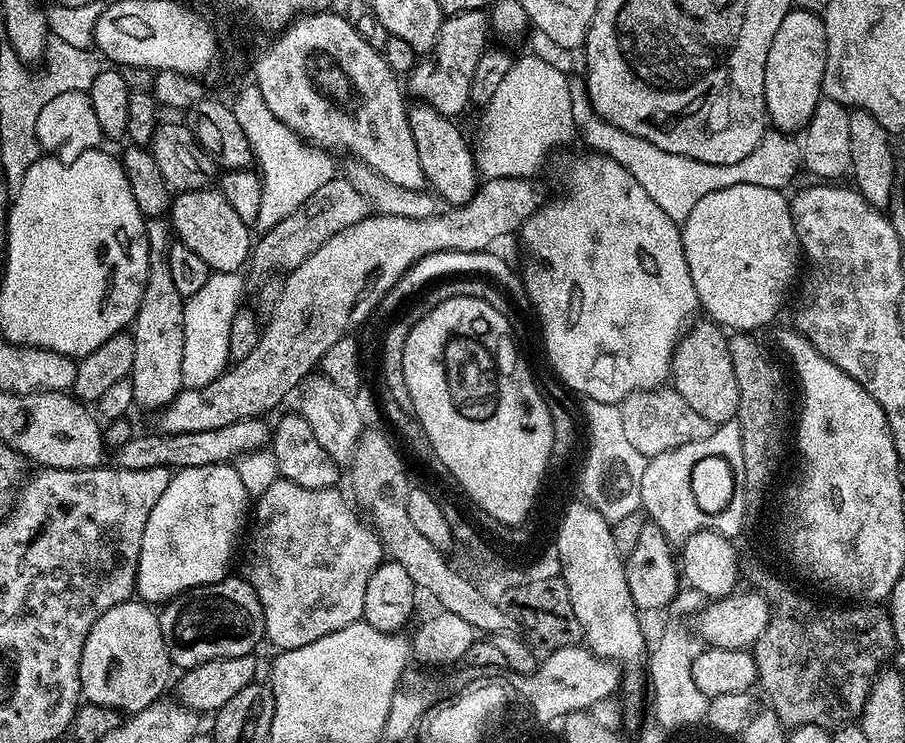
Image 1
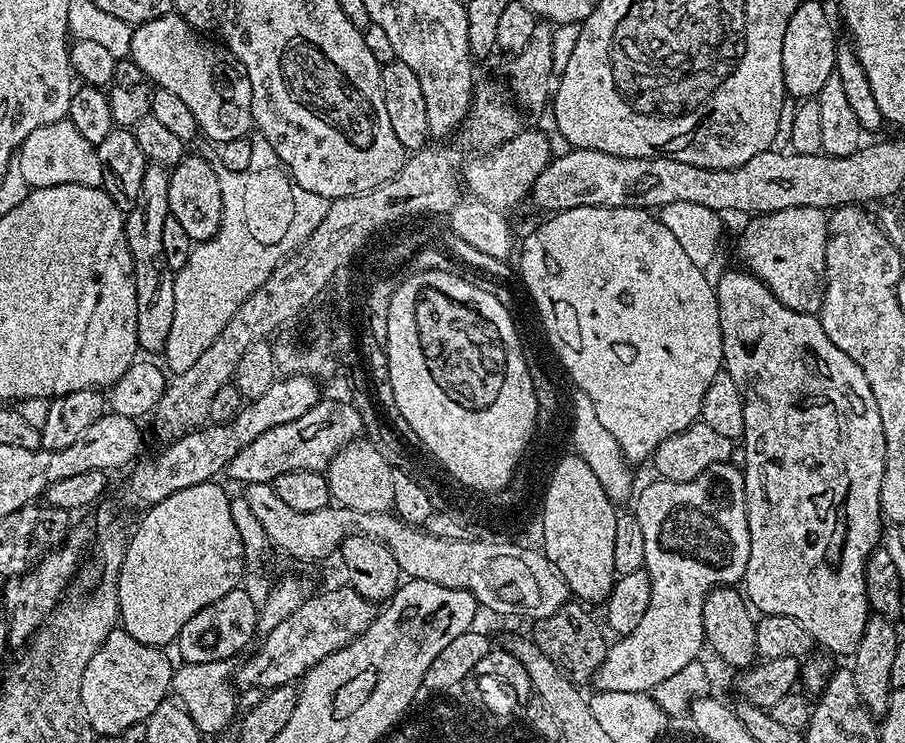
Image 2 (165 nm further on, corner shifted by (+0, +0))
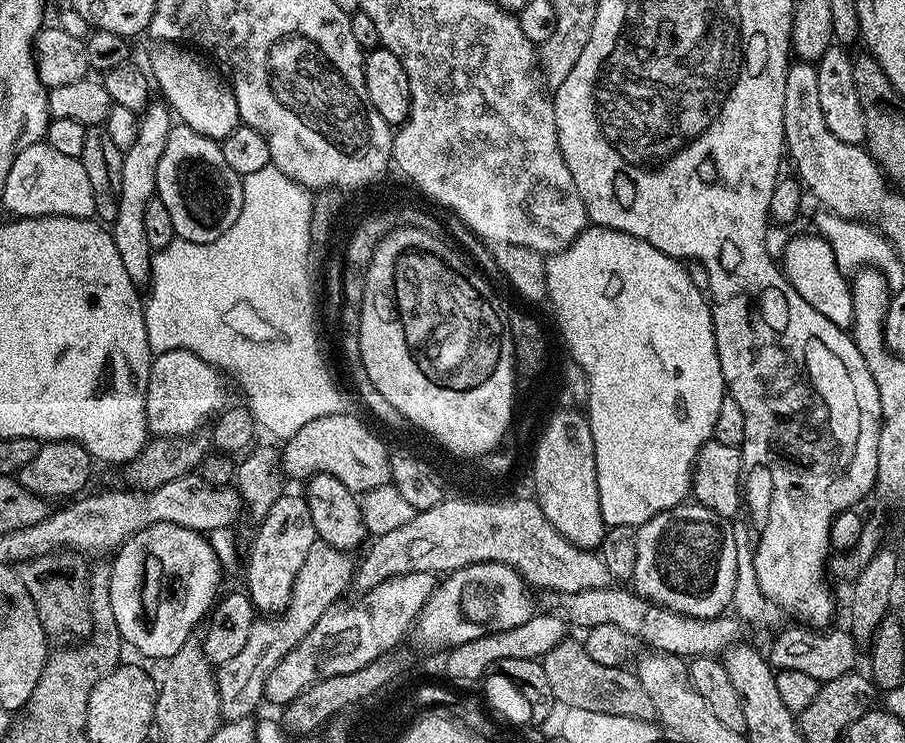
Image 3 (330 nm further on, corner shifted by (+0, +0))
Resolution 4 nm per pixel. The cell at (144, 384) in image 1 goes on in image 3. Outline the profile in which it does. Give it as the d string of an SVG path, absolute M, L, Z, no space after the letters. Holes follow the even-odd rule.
M149 103L148 107L139 113L140 125L136 127L134 146L123 152L122 194L118 198L118 218L110 226L114 246L118 246L118 254L122 257L122 266L138 286L147 285L152 278L154 249L150 242L146 242L144 215L146 206L156 196L158 161L162 159L162 150L166 150L168 135L174 126L174 116L167 103L159 103Z

